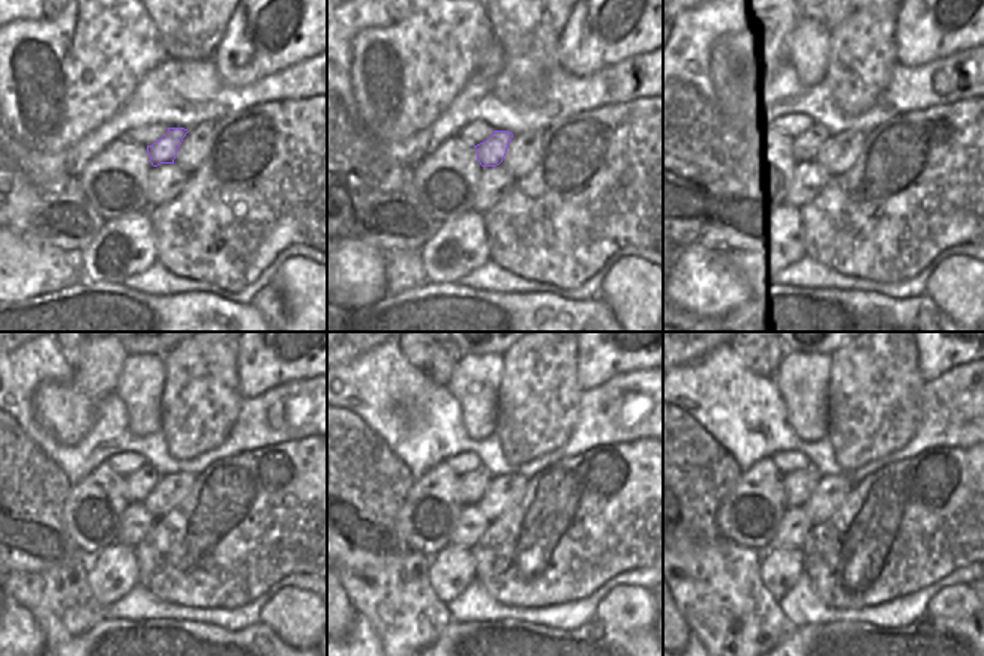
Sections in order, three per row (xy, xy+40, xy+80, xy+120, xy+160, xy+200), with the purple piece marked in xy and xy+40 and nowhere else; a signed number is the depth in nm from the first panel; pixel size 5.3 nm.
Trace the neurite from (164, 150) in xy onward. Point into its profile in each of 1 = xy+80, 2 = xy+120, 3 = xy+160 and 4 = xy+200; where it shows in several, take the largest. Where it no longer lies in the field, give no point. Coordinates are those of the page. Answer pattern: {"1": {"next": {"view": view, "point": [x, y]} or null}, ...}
{"1": {"next": {"view": "xy+80", "point": [809, 144]}}, "2": {"next": {"view": "xy+120", "point": [138, 484]}}, "3": {"next": {"view": "xy+160", "point": [471, 485]}}, "4": {"next": {"view": "xy+200", "point": [800, 485]}}}

